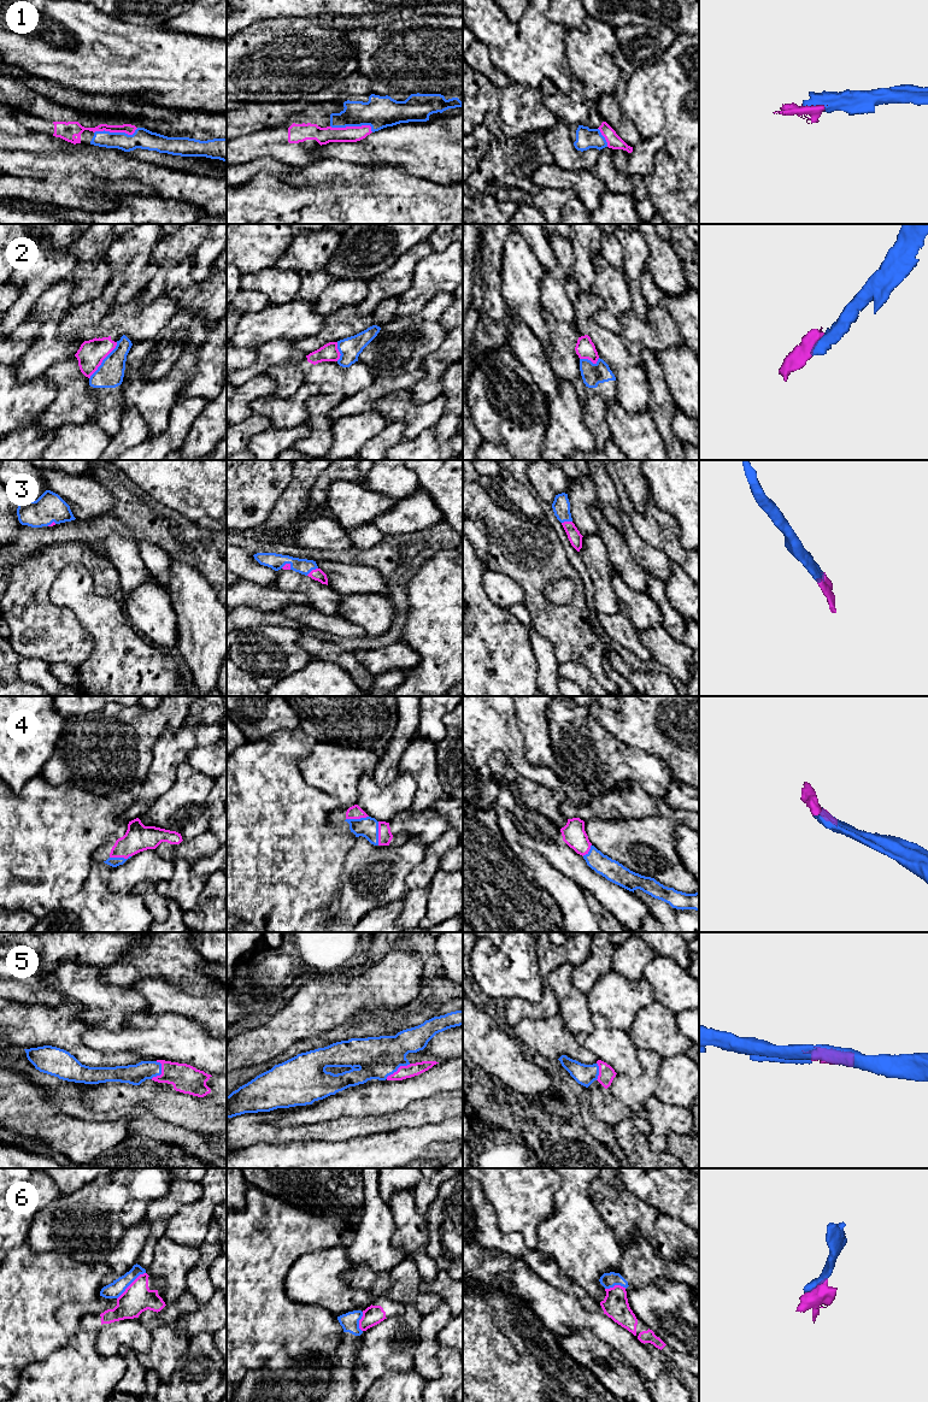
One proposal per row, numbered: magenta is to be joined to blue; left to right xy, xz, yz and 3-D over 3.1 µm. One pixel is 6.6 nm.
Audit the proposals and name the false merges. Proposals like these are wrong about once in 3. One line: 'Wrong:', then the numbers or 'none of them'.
Wrong: 2, 6

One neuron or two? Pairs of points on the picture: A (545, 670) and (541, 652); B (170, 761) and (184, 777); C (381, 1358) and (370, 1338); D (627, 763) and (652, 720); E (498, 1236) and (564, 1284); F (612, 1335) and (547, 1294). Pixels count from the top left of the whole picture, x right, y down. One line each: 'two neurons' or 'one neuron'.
A: one neuron
B: two neurons
C: one neuron
D: two neurons
E: one neuron
F: one neuron

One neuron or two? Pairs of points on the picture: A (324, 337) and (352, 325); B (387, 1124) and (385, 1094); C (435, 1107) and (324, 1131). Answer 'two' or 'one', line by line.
A: one
B: two
C: one

